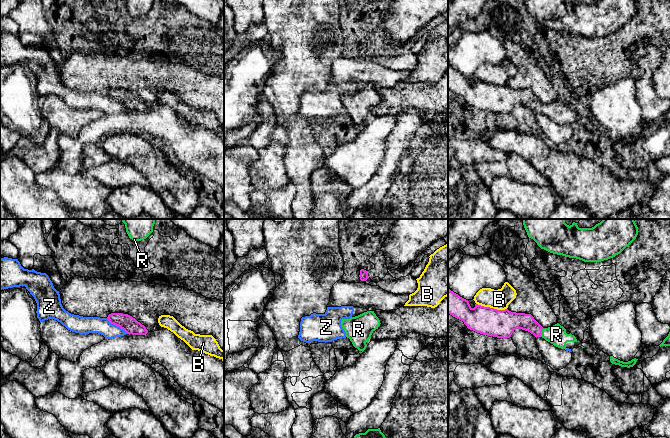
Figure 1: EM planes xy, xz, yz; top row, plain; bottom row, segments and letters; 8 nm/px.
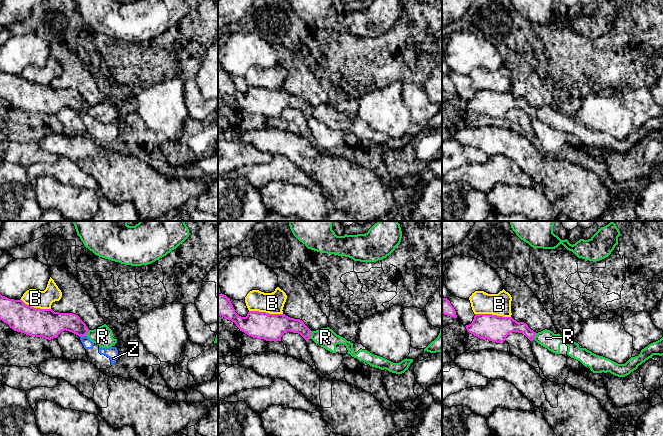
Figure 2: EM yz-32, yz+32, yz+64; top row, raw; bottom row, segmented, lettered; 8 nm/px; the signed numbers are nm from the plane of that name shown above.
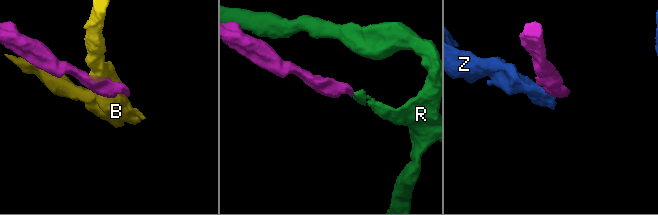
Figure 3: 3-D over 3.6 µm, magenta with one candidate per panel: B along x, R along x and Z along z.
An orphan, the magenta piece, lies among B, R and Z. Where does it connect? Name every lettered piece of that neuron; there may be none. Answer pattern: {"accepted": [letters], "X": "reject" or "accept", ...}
{"accepted": ["R"], "B": "reject", "R": "accept", "Z": "reject"}

